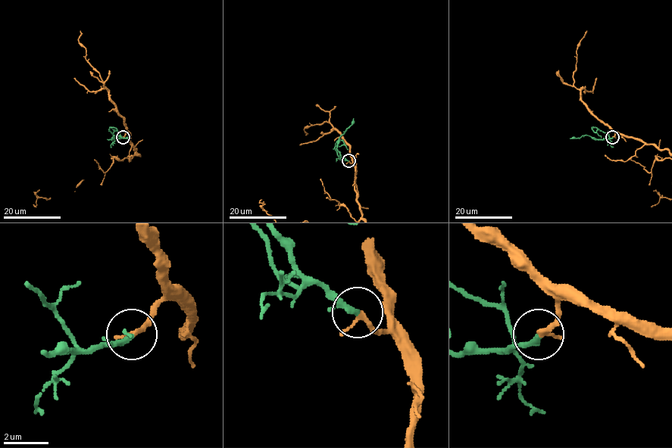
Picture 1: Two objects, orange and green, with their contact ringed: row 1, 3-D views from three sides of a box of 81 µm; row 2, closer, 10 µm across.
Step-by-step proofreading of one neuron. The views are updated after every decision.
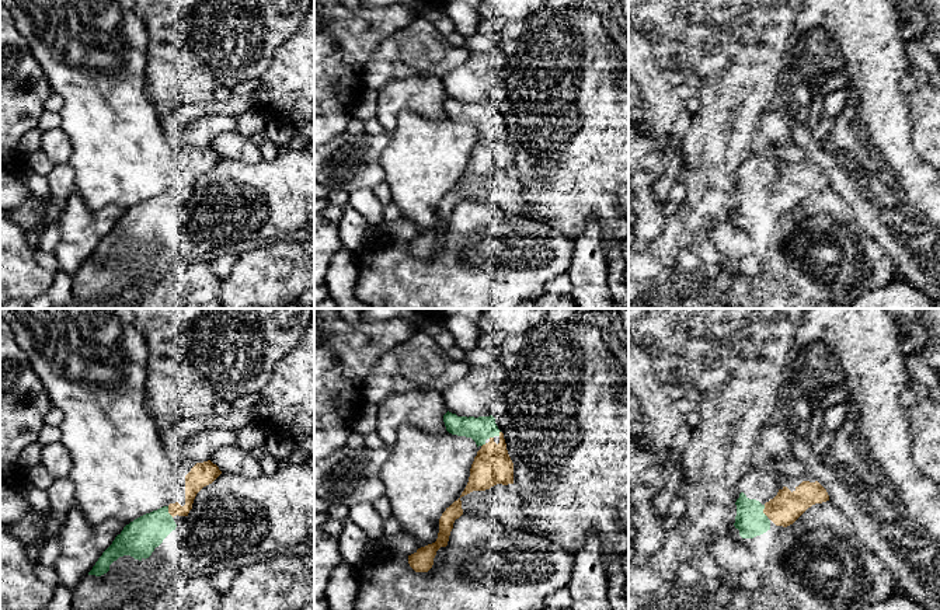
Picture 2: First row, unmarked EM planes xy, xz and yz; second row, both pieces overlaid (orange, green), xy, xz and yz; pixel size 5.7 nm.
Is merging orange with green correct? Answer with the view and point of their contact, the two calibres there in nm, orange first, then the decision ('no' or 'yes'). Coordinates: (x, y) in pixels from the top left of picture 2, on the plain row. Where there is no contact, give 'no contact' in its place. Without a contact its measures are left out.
meets orange in yz at (763, 197); 180 nm thick on the orange side, 170 nm on the other; yes

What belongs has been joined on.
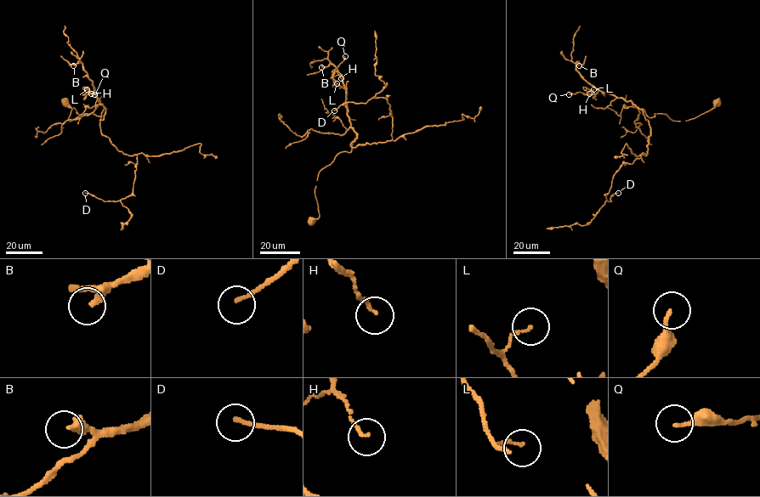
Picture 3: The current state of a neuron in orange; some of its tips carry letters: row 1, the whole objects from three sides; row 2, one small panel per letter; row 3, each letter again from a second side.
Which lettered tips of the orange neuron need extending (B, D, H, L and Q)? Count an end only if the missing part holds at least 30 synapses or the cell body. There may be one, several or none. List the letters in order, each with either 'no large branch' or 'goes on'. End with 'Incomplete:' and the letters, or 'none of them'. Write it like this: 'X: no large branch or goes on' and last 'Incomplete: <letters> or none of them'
B: goes on
D: goes on
H: no large branch
L: no large branch
Q: no large branch
Incomplete: B, D

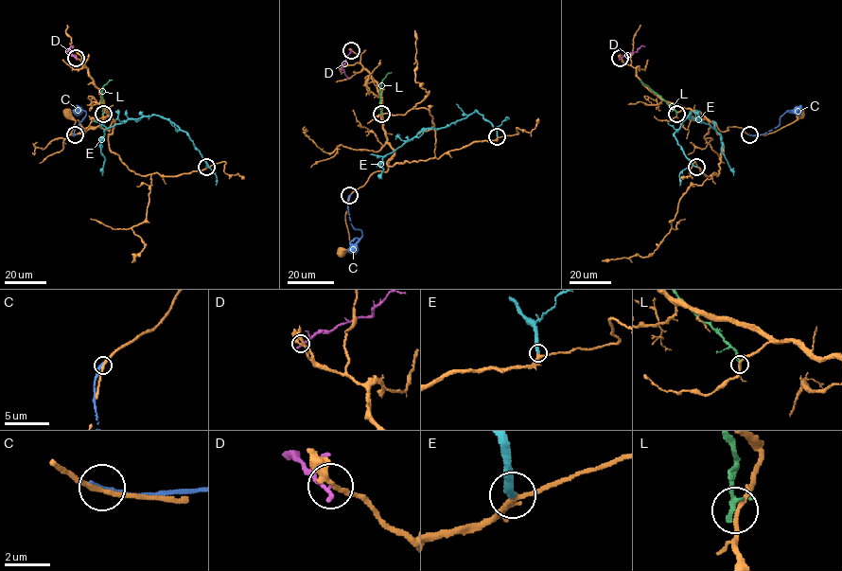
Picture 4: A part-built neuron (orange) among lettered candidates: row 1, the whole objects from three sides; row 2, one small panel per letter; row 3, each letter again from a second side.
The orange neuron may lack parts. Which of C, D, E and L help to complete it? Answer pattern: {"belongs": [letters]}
{"belongs": ["E"]}

